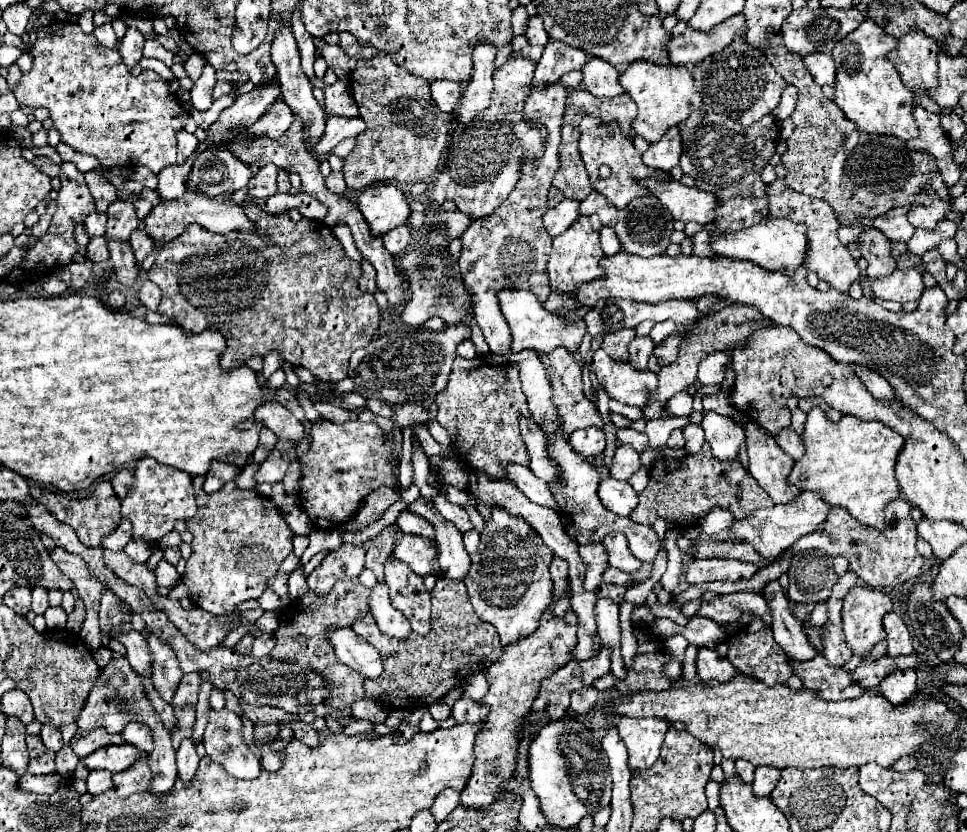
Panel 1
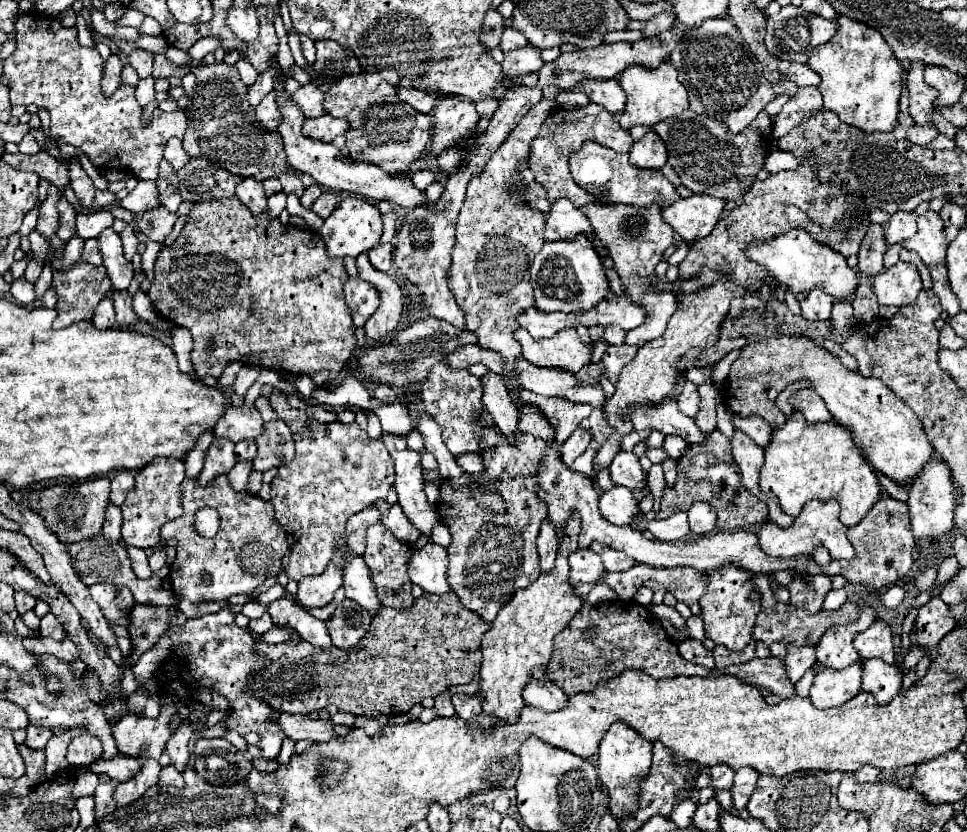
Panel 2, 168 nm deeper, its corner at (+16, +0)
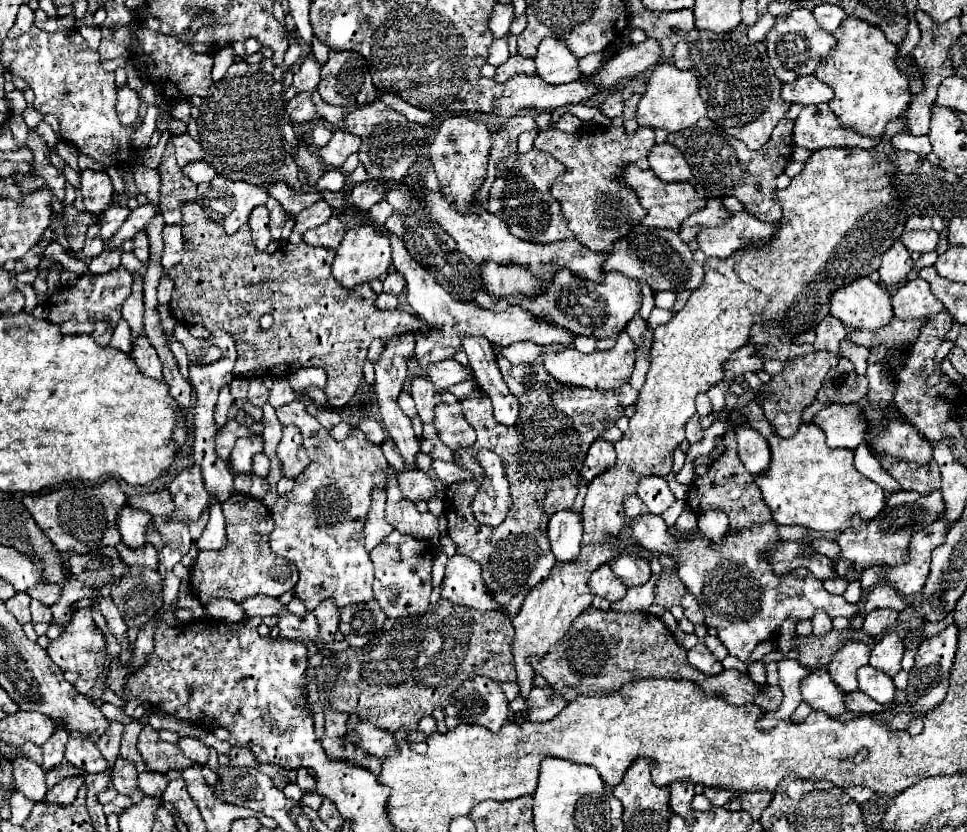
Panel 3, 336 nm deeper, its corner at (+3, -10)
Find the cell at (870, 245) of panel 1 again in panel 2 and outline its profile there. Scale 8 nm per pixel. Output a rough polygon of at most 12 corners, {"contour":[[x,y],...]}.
{"contour":[[870,224],[858,252],[858,272],[884,270],[886,240],[880,224]]}

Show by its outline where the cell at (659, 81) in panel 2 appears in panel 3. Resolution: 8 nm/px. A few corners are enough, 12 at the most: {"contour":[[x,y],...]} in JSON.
{"contour":[[657,64],[637,124],[679,132],[705,116],[697,78]]}

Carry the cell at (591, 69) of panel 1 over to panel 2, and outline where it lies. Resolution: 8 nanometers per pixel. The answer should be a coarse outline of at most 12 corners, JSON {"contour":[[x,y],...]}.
{"contour":[[616,78],[582,82],[594,104],[622,112],[626,94]]}

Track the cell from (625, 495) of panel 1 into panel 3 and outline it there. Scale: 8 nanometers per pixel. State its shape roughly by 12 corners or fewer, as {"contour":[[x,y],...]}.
{"contour":[[663,516],[629,536],[673,552],[731,656],[775,642],[785,618],[851,618],[809,570],[775,576],[777,524],[675,538]]}

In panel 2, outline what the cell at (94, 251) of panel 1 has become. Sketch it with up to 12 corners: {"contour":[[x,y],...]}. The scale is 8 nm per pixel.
{"contour":[[86,240],[82,260],[94,266],[102,264],[98,240]]}

